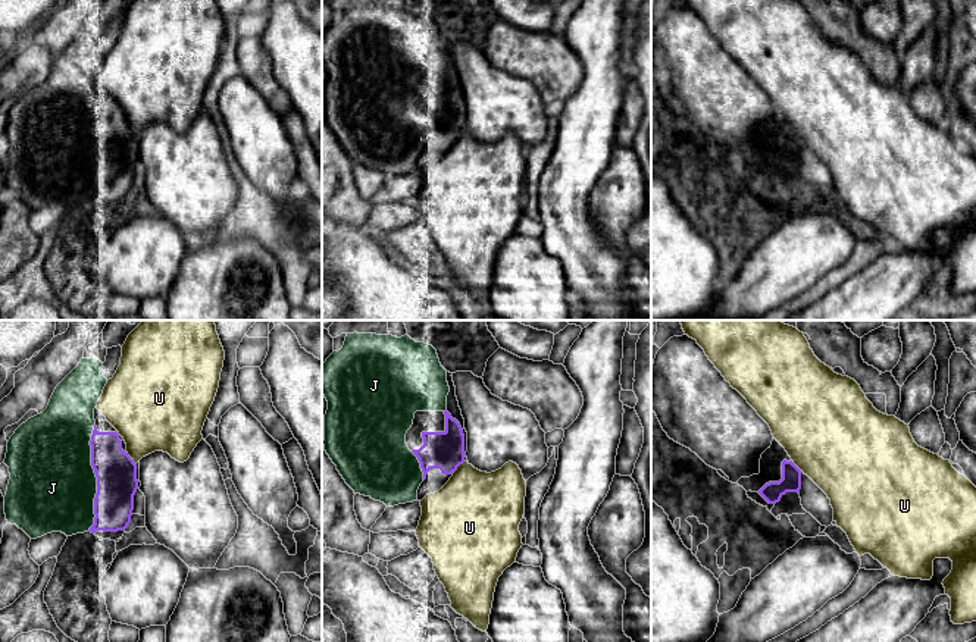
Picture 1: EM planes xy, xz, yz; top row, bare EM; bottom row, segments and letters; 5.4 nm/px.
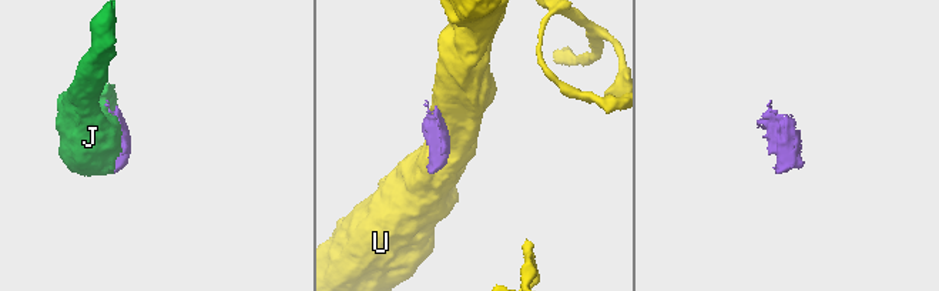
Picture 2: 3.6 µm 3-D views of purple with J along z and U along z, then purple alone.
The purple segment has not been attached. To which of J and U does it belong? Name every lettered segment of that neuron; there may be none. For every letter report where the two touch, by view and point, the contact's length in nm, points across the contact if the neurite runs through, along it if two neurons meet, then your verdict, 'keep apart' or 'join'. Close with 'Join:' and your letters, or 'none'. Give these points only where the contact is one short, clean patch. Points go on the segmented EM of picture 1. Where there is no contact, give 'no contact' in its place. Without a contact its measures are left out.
J: xy (96, 476) | 600 nm | join
U: xy (131, 459) | 90 nm | keep apart
Join: J

